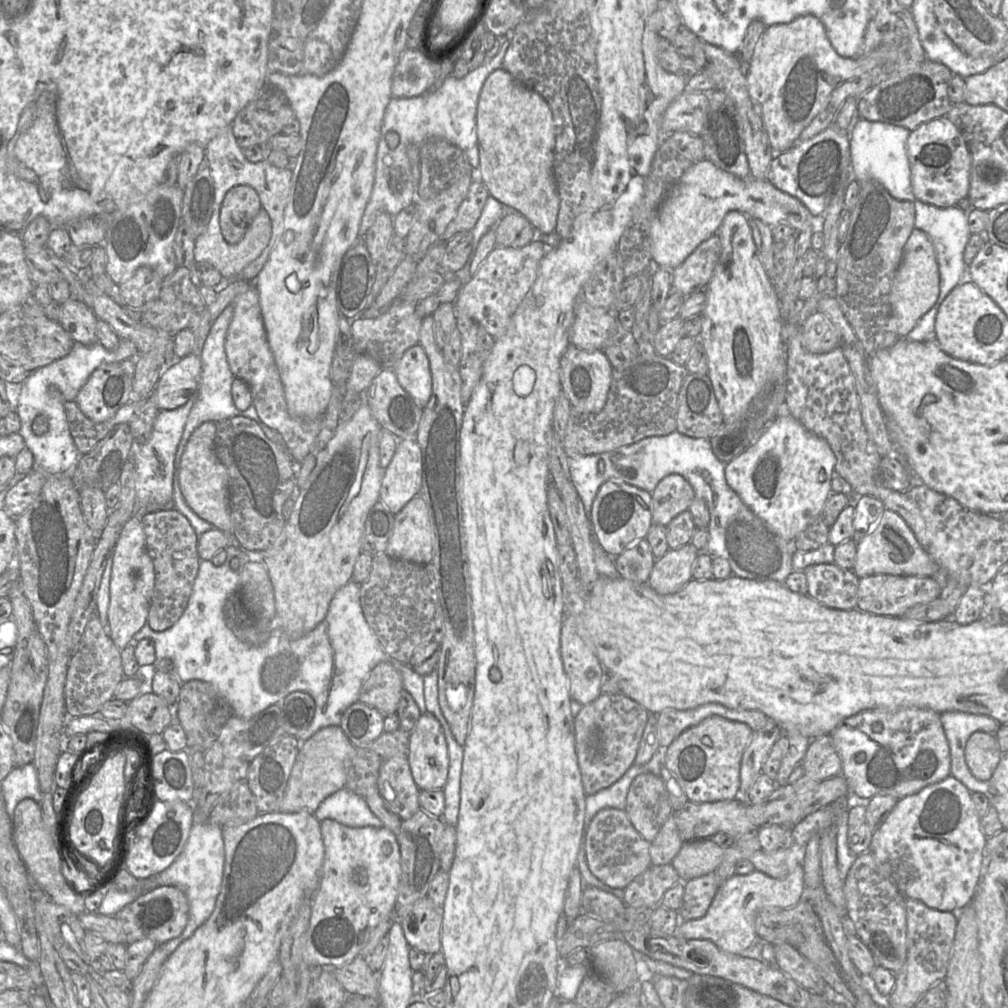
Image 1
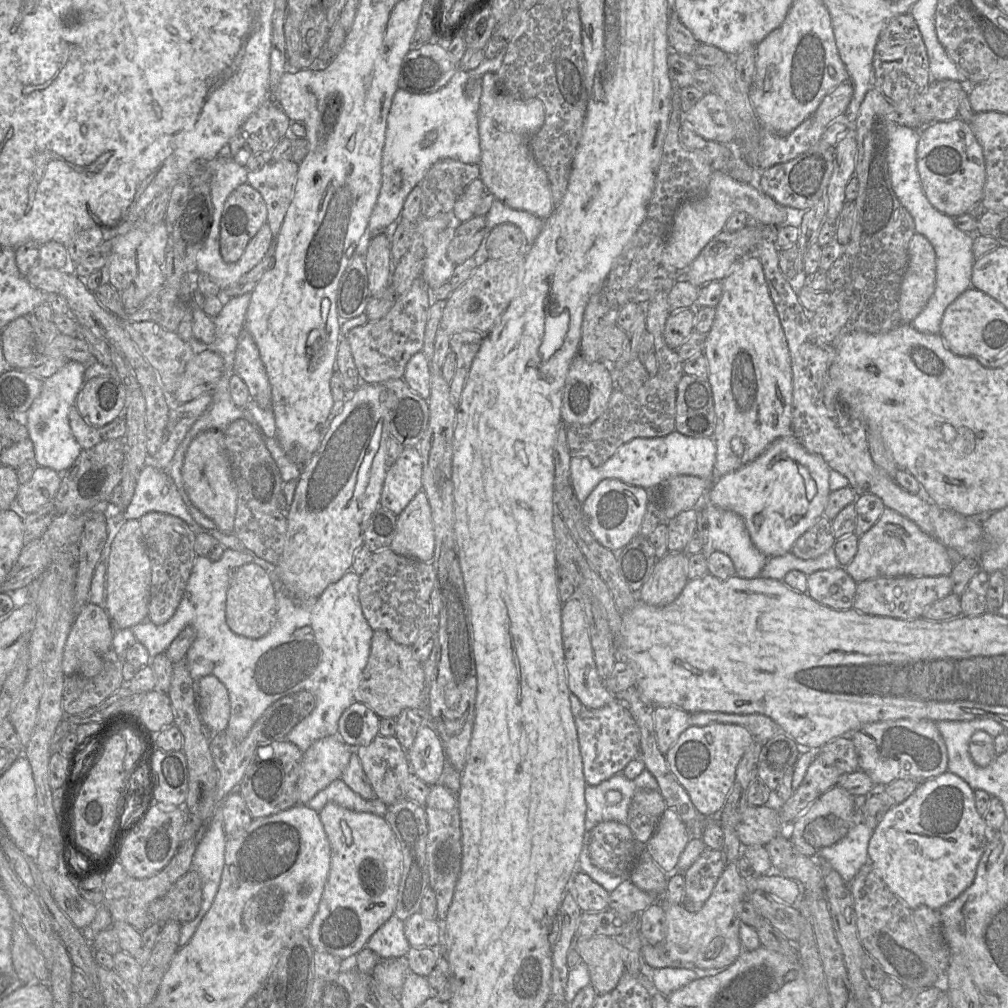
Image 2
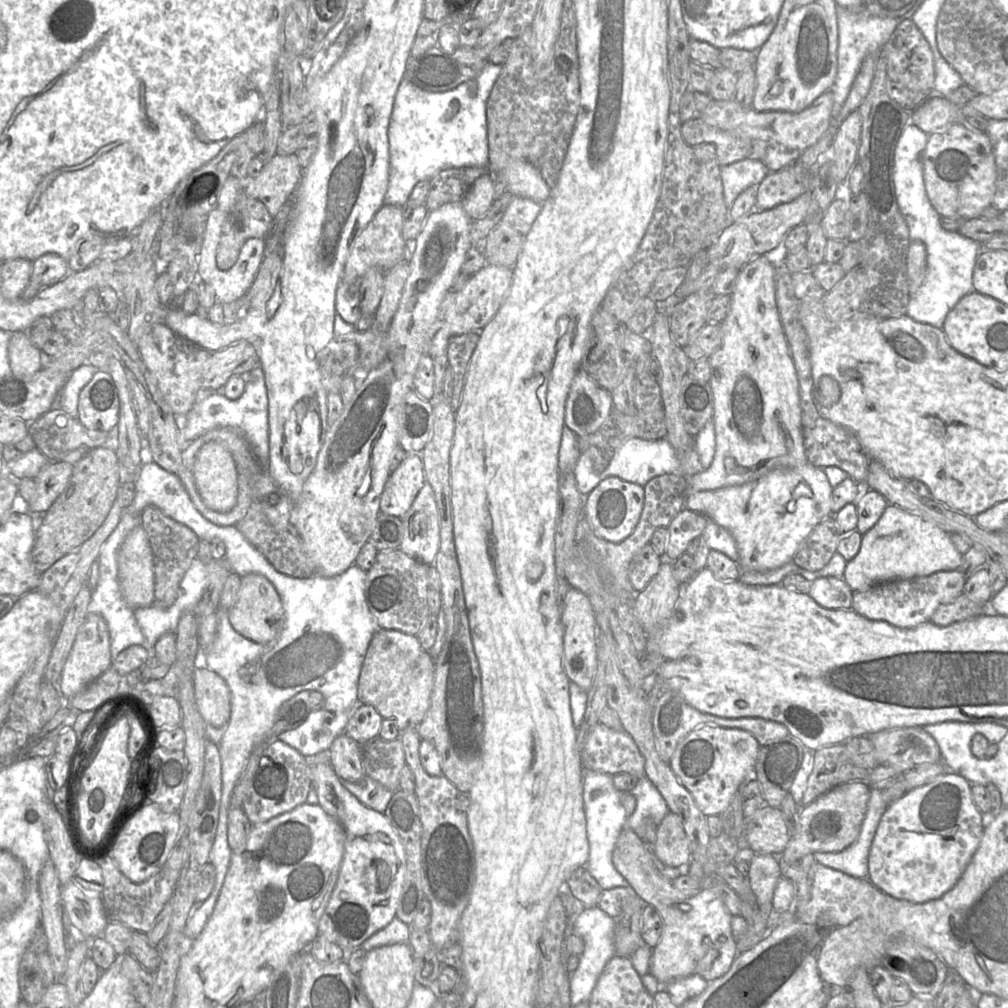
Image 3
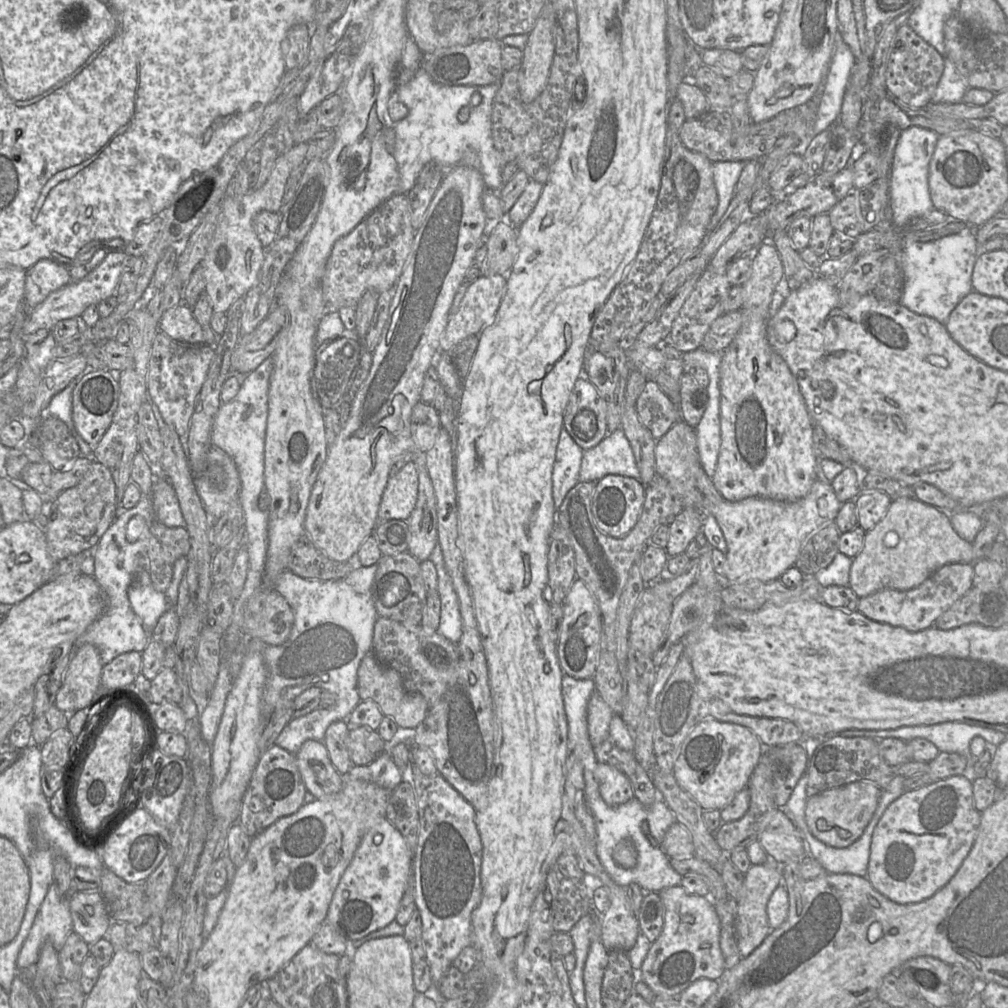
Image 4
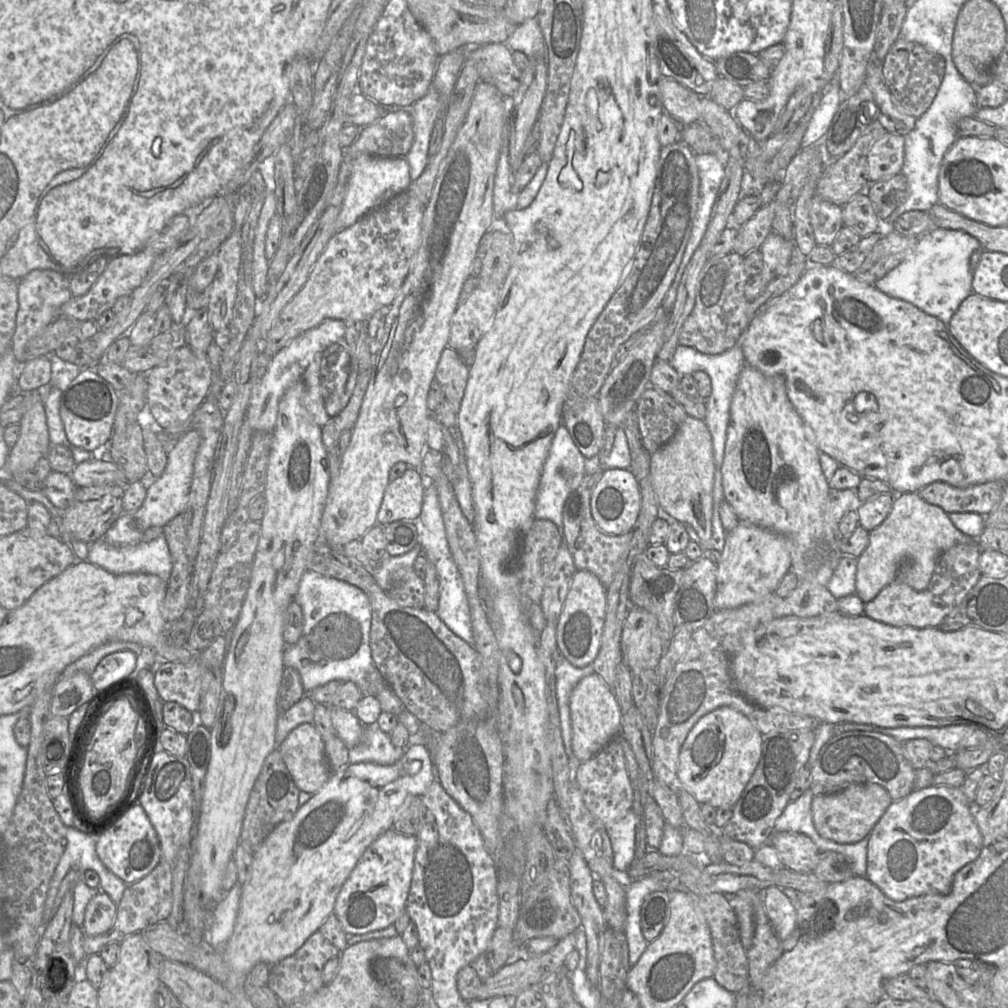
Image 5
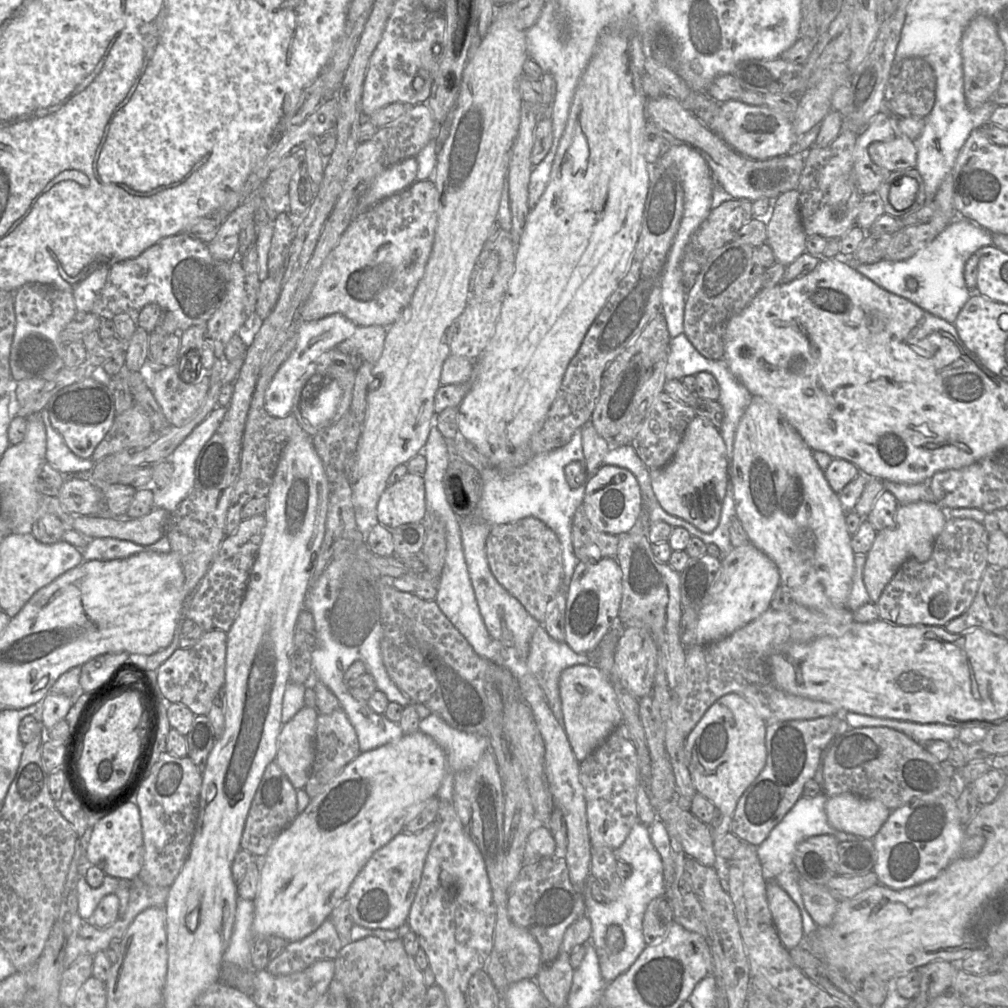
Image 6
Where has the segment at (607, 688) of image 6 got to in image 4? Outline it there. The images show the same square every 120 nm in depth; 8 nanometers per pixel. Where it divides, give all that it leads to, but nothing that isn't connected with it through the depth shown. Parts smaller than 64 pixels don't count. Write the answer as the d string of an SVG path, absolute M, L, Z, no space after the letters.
M594 691L587 705L588 735L593 747L609 739L609 724L614 715L610 706Z

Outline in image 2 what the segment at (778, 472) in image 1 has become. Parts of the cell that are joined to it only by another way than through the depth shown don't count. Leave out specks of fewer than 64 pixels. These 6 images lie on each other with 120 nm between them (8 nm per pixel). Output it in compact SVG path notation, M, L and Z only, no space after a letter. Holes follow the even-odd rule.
M794 435L783 436L771 443L753 461L715 481L702 502L737 513L743 519L755 547L767 558L778 557L790 552L796 540L824 515L831 493L830 470L821 456L806 451ZM799 466L806 467L816 482L817 492L811 500L806 497L804 478L799 473Z

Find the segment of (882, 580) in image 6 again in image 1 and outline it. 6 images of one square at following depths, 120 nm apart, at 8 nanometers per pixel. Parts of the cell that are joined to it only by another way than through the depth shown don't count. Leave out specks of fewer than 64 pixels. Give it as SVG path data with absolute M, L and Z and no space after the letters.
M885 509L872 531L857 543L852 571L858 578L879 574L931 577L938 569L905 520L895 511Z

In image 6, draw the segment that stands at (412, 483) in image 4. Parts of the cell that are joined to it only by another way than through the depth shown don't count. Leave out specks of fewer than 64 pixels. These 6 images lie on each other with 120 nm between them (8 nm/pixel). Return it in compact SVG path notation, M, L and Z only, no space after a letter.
M407 473L400 481L388 486L379 498L376 511L378 523L389 531L403 524L424 522L428 516L423 475Z

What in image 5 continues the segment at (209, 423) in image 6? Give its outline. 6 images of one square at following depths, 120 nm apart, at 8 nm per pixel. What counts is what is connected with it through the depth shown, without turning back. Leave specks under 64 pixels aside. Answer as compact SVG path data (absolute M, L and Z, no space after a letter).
M196 429L188 430L175 447L167 452L167 465L162 475L148 485L146 497L135 512L124 512L105 532L103 538L111 545L129 545L142 541L145 530L152 526L164 527L174 517L184 512L189 498L193 478L194 460L200 445L200 434Z

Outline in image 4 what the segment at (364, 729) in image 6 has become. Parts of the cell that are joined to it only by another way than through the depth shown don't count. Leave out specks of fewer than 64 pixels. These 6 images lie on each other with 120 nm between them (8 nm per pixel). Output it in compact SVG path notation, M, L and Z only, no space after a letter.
M384 750L367 765L353 765L350 779L374 782L392 792L402 782L402 772L394 763L391 751Z

